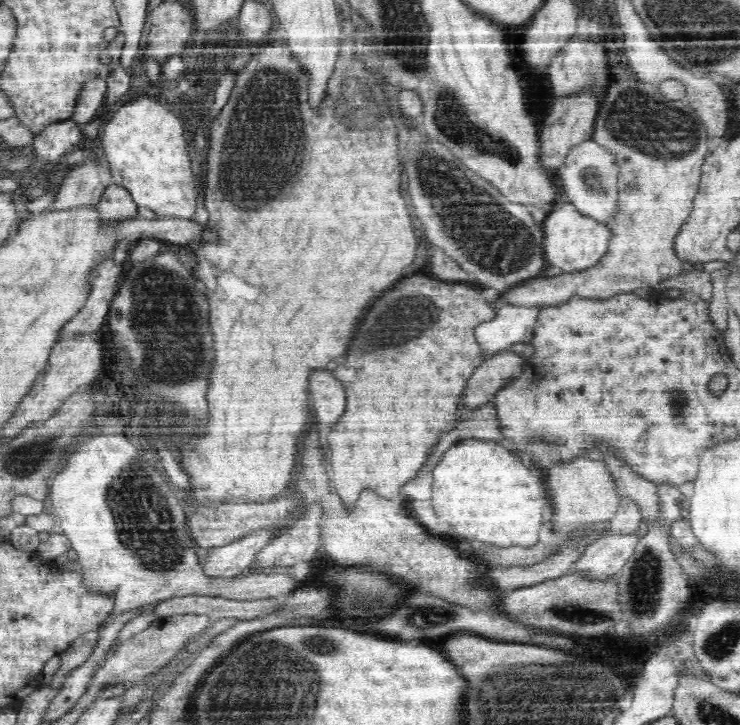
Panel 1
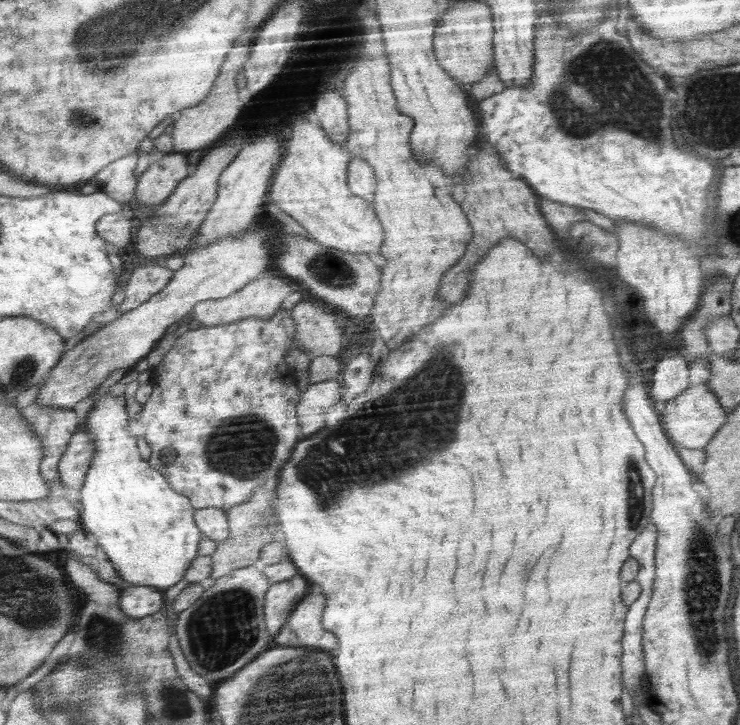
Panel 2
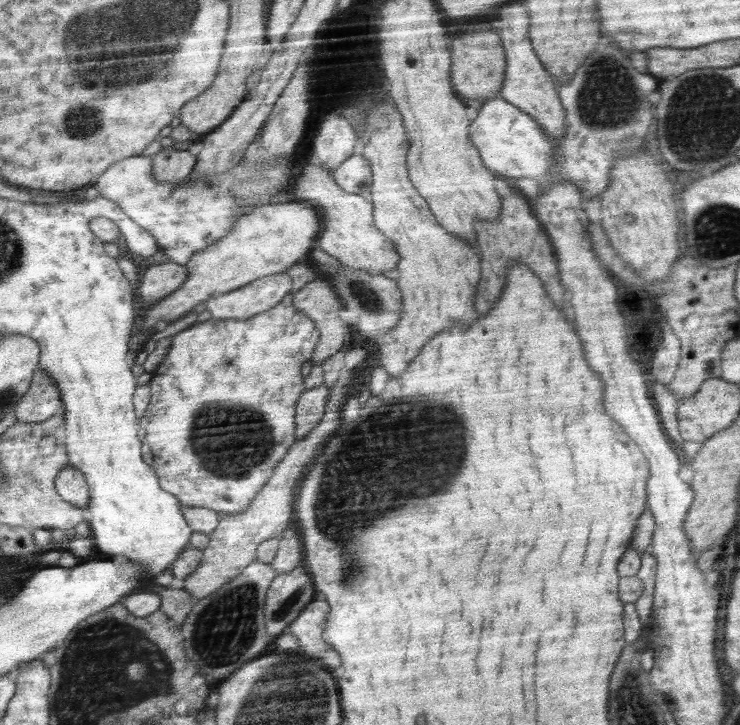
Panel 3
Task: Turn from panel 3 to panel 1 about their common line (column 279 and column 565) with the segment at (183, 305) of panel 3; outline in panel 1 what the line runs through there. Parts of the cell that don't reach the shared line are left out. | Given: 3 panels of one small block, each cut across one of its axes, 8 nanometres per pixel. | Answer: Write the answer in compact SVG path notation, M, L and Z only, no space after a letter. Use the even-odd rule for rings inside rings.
M560 200L542 222L544 256L548 266L556 266L563 273L586 271L606 255L612 238L611 229L597 220L581 215L572 203Z

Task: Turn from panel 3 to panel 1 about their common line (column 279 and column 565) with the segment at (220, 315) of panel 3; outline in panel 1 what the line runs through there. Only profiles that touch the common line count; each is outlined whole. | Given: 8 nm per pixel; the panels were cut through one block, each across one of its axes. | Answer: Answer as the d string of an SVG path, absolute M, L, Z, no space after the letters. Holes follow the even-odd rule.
M624 80L608 88L595 118L592 138L616 155L620 167L617 183L622 210L610 226L612 238L608 251L594 267L586 271L561 273L555 277L538 276L528 279L524 284L520 283L520 286L512 290L507 290L503 295L510 306L542 310L546 307L559 307L572 298L610 299L614 295L632 293L636 288L659 286L663 280L660 270L664 268L669 272L667 278L685 272L682 269L683 261L676 256L673 249L673 240L691 215L695 196L699 194L703 164L709 153L706 145L706 127L699 116L685 100L675 101L666 98L660 92L659 85L646 83L642 88L638 87L636 80Z

